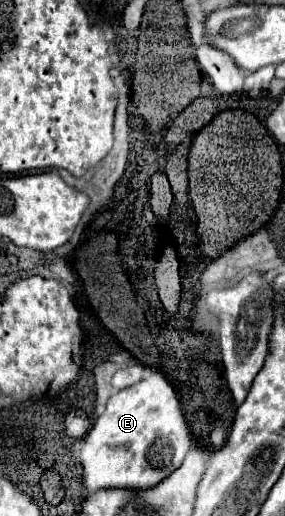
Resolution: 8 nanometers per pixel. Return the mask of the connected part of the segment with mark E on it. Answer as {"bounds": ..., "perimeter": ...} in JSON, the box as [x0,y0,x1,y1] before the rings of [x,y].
{"bounds":[80,373,190,495],"perimeter":[[[152,373],[130,389],[112,395],[106,411],[86,433],[80,453],[86,495],[96,489],[154,487],[182,463],[190,445],[190,431],[186,429],[176,391],[160,373]]]}

